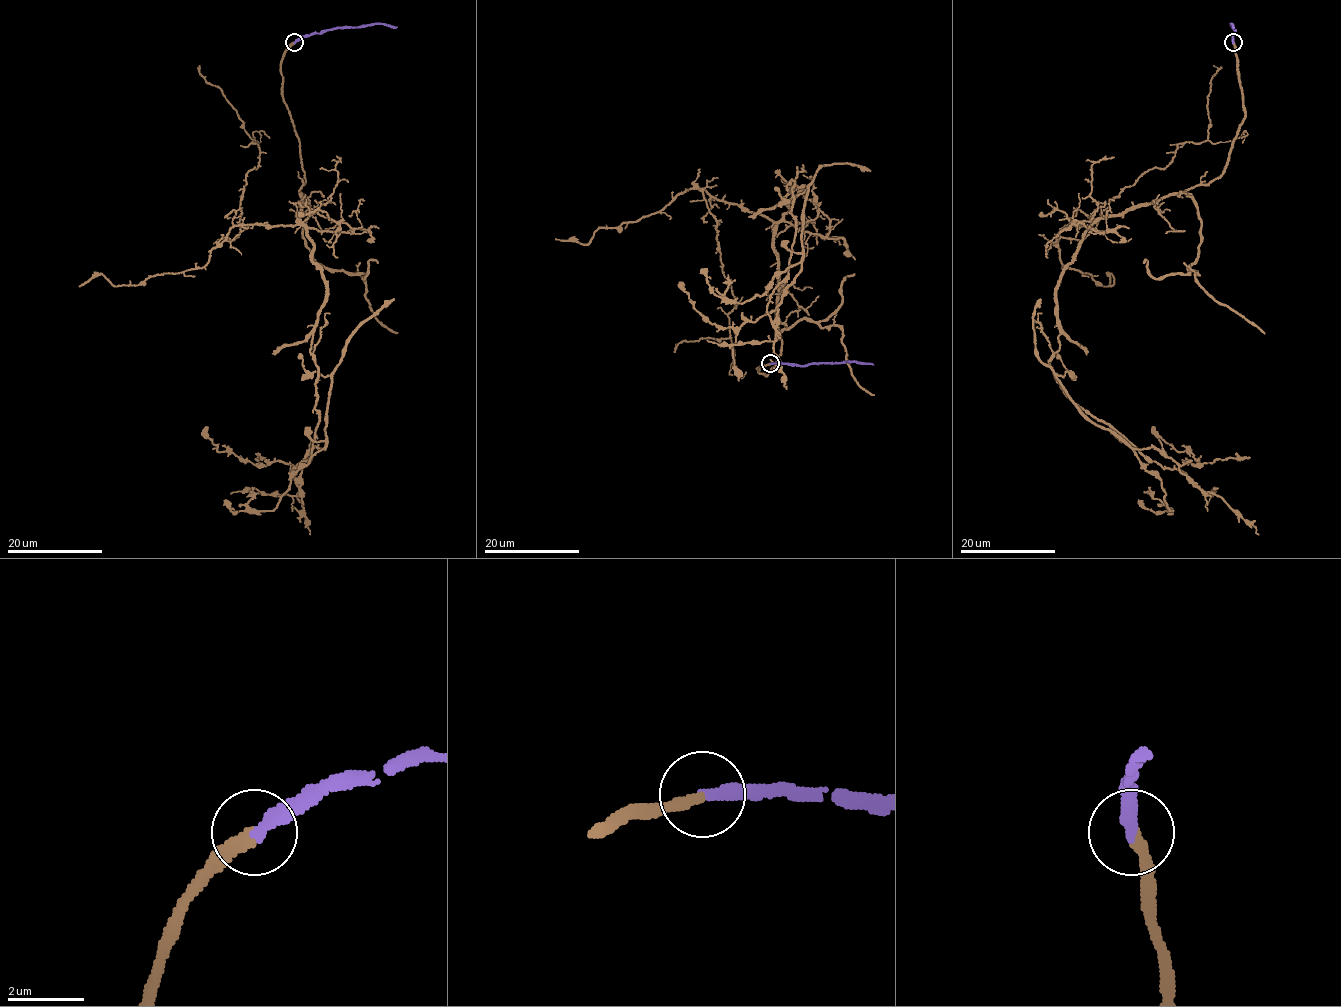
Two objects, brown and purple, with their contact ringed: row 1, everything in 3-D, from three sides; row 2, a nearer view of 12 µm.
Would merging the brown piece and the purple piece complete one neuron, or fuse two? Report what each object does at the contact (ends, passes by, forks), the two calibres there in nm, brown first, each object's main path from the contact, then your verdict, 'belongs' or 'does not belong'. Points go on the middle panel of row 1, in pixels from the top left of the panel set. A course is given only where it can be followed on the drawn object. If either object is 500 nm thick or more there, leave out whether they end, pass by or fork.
brown ends; purple ends; calibres 320 and 300 nm; course brown (770, 364), (792, 180), (772, 320), (815, 173), (870, 171); course purple (770, 363), (874, 364); belongs

